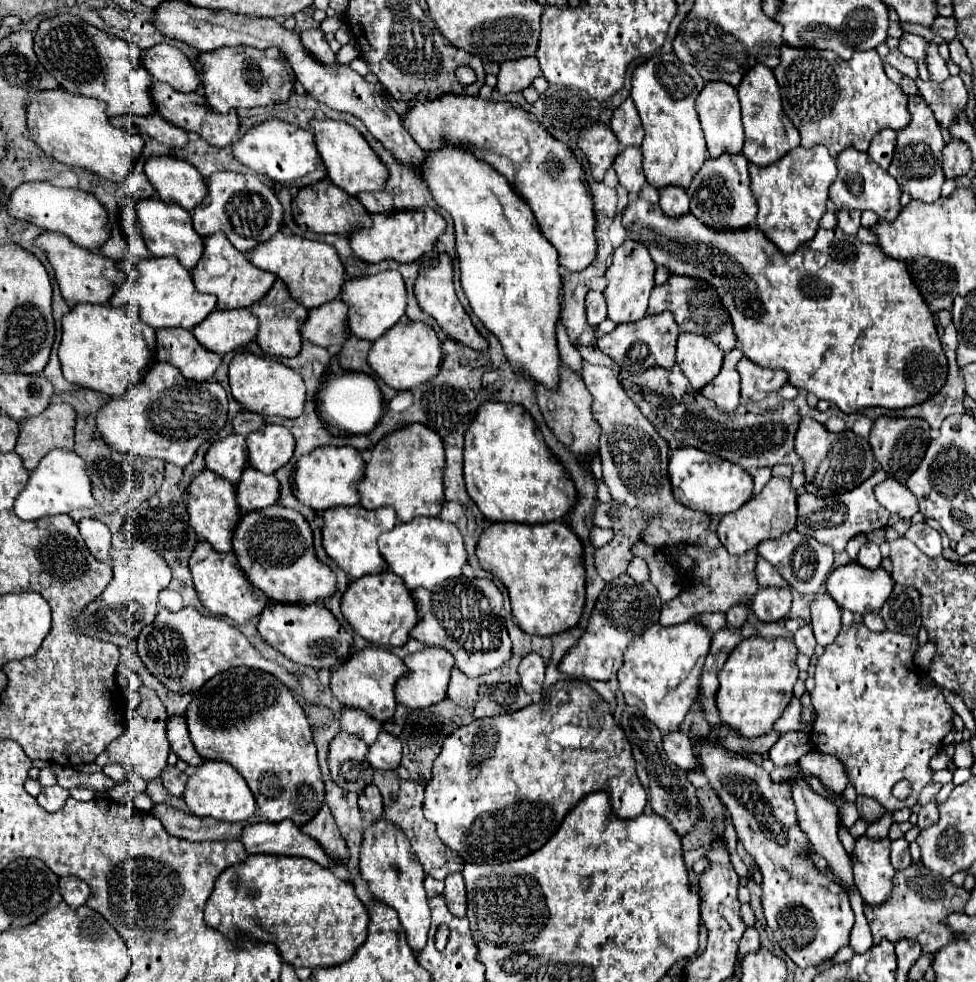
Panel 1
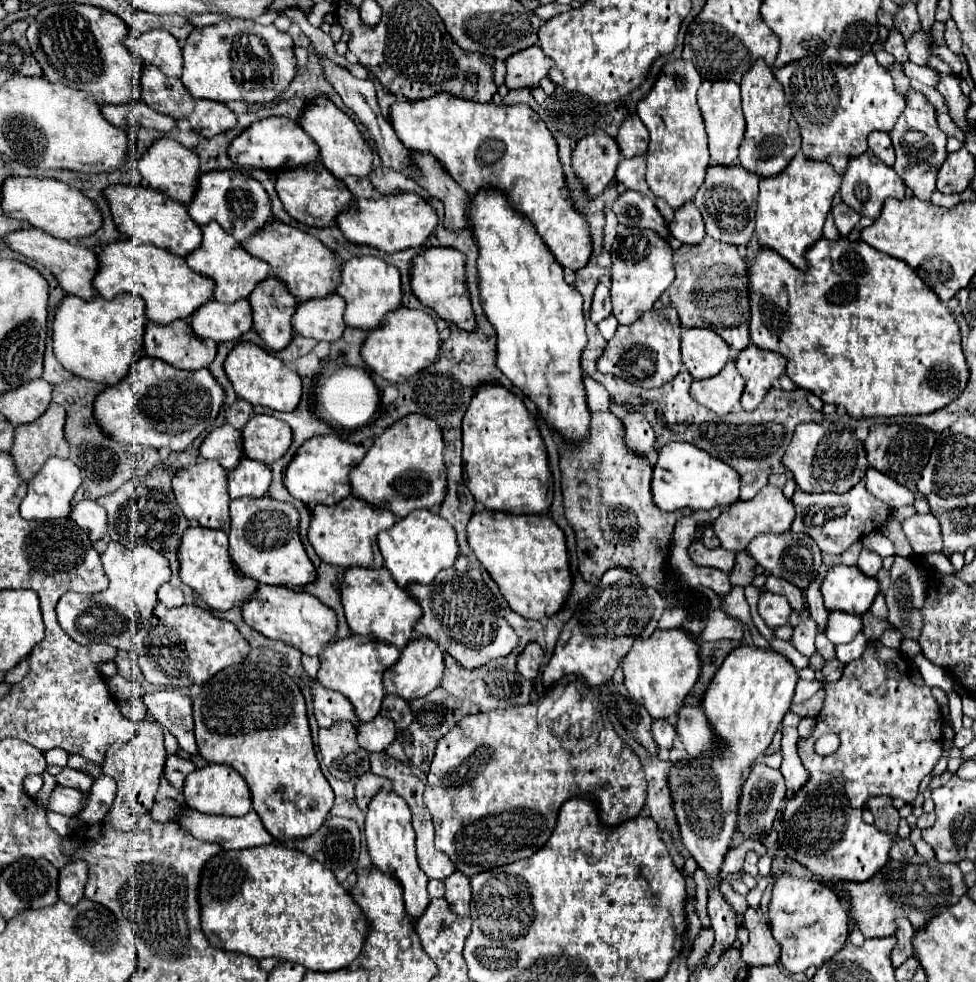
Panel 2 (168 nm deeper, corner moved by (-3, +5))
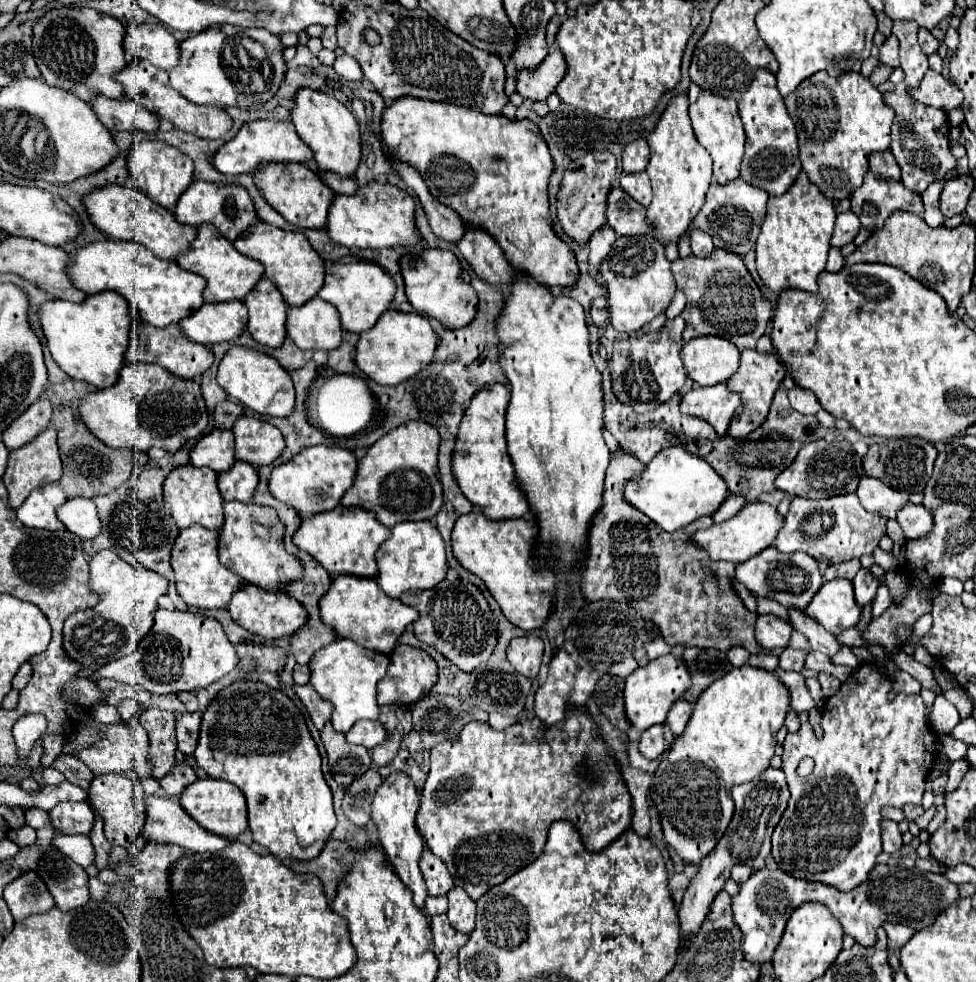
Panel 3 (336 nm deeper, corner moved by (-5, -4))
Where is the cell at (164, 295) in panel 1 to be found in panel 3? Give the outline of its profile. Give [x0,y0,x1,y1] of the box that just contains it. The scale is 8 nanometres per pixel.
[66,239,204,327]

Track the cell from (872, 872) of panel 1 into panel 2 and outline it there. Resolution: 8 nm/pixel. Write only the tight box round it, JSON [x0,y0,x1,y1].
[778,640,944,882]

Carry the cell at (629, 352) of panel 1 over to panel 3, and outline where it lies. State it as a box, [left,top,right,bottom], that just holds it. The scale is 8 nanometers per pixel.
[612,315,686,413]

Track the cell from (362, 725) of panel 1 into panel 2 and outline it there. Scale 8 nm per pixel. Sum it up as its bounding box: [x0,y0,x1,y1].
[312,684,358,728]

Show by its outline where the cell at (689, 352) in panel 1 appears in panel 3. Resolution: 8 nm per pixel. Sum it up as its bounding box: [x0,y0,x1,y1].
[682,337,740,385]

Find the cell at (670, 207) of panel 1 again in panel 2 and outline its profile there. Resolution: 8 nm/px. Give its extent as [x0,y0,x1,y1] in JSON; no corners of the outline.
[670,202,706,244]

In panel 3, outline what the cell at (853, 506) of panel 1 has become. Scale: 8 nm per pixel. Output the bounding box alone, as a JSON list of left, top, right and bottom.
[774,493,886,563]

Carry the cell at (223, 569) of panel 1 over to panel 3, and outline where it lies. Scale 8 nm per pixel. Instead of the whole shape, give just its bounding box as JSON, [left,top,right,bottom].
[170,527,242,609]

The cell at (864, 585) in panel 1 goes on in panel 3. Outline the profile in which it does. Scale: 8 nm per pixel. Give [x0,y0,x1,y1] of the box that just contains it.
[806,579,862,635]

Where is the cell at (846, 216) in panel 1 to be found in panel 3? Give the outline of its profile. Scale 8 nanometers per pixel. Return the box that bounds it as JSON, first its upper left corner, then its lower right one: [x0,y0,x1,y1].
[832,211,860,247]

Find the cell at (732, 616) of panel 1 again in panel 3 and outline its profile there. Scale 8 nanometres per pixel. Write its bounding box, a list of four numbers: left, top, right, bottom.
[726,647,750,667]

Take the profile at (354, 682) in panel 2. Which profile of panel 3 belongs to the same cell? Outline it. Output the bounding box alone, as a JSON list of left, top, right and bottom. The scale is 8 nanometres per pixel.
[308,639,390,731]

